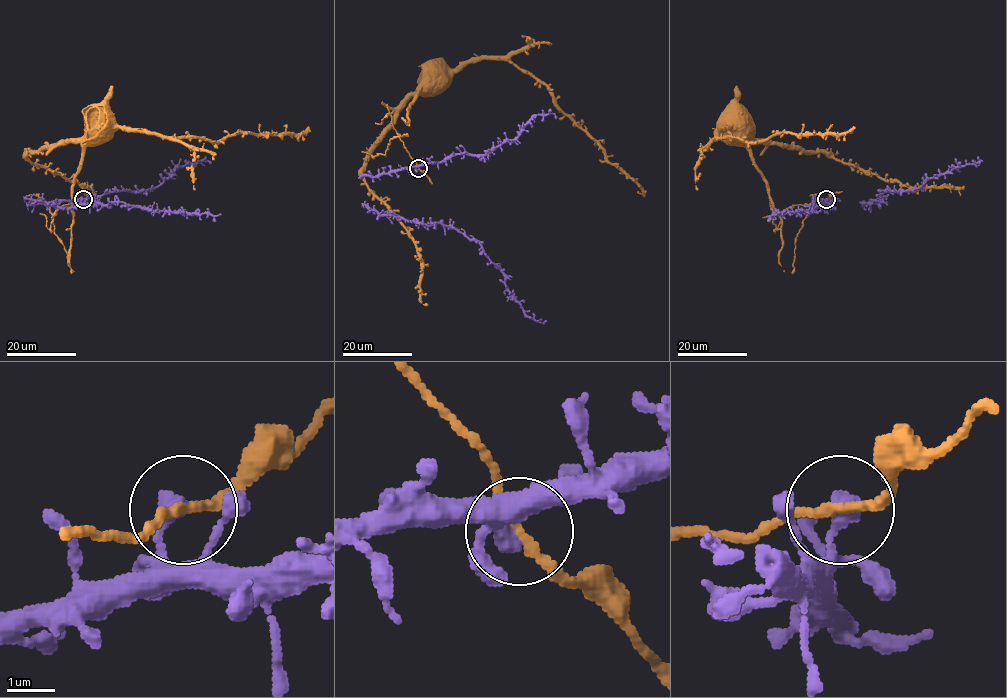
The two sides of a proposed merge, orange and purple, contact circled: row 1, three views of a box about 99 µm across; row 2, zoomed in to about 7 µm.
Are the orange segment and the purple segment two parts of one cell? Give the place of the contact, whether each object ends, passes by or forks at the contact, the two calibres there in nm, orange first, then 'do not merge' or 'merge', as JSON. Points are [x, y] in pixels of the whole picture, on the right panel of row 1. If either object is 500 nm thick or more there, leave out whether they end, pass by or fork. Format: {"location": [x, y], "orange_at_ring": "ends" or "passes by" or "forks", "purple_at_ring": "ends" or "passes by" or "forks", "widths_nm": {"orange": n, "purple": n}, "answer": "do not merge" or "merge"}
{"location": [826, 199], "orange_at_ring": "passes by", "purple_at_ring": "ends", "widths_nm": {"orange": 180, "purple": 400}, "answer": "do not merge"}

